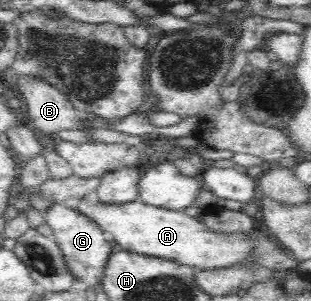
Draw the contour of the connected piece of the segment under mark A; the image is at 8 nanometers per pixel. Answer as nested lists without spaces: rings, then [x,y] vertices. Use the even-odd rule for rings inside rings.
[[[81,198],[72,208],[90,218],[109,239],[116,242],[116,246],[128,252],[144,254],[146,258],[174,260],[202,271],[253,261],[250,260],[250,241],[247,236],[225,236],[210,232],[198,218],[190,218],[183,211],[155,208],[138,200],[127,204],[106,204],[99,200],[91,204],[85,198]]]

